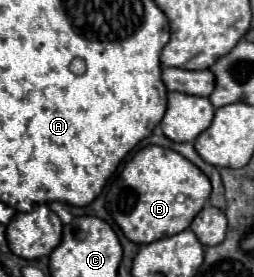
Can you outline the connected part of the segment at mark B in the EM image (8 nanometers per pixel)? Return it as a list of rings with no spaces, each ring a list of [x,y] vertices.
[[[148,145],[124,165],[106,195],[106,207],[130,241],[146,245],[188,229],[190,221],[208,201],[208,195],[210,181],[194,163],[172,149]]]

